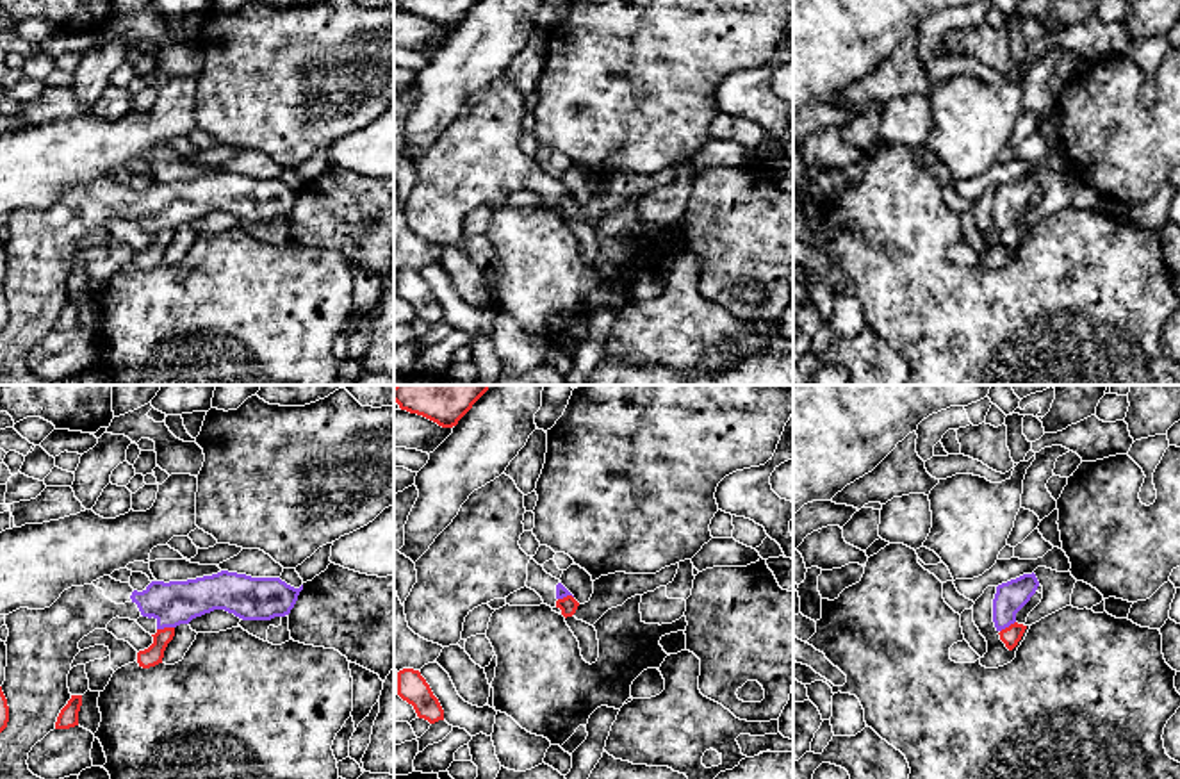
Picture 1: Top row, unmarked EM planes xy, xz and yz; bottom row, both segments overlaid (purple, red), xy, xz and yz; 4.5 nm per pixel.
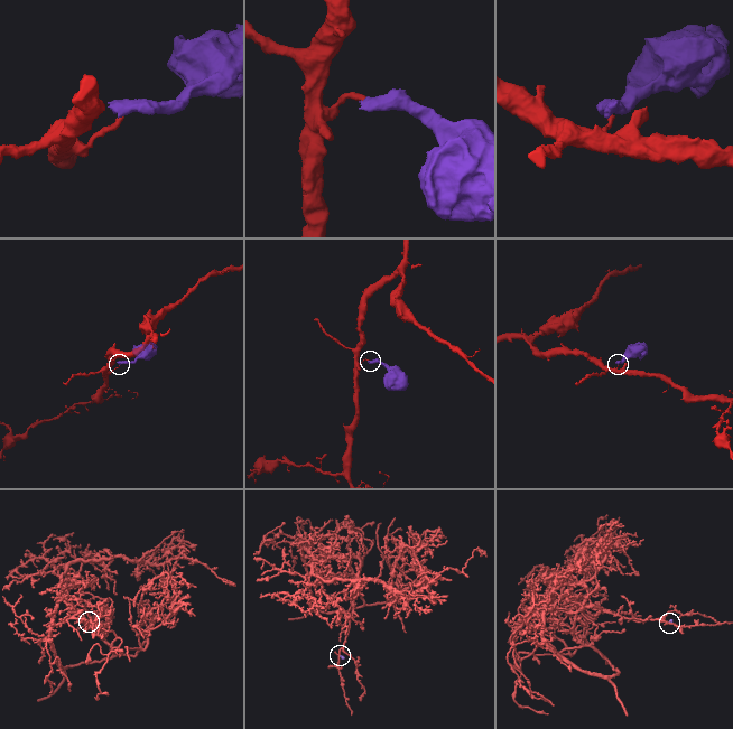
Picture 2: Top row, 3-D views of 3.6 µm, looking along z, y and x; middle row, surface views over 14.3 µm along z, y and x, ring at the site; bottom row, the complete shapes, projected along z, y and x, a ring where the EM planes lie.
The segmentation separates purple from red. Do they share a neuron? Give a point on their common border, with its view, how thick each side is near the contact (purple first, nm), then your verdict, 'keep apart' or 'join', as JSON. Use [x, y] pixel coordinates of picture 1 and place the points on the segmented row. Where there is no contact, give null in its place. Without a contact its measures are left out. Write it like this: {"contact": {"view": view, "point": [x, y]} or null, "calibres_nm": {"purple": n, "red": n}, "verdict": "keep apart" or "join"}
{"contact": {"view": "xy", "point": [164, 626]}, "calibres_nm": {"purple": 200, "red": 90}, "verdict": "keep apart"}

